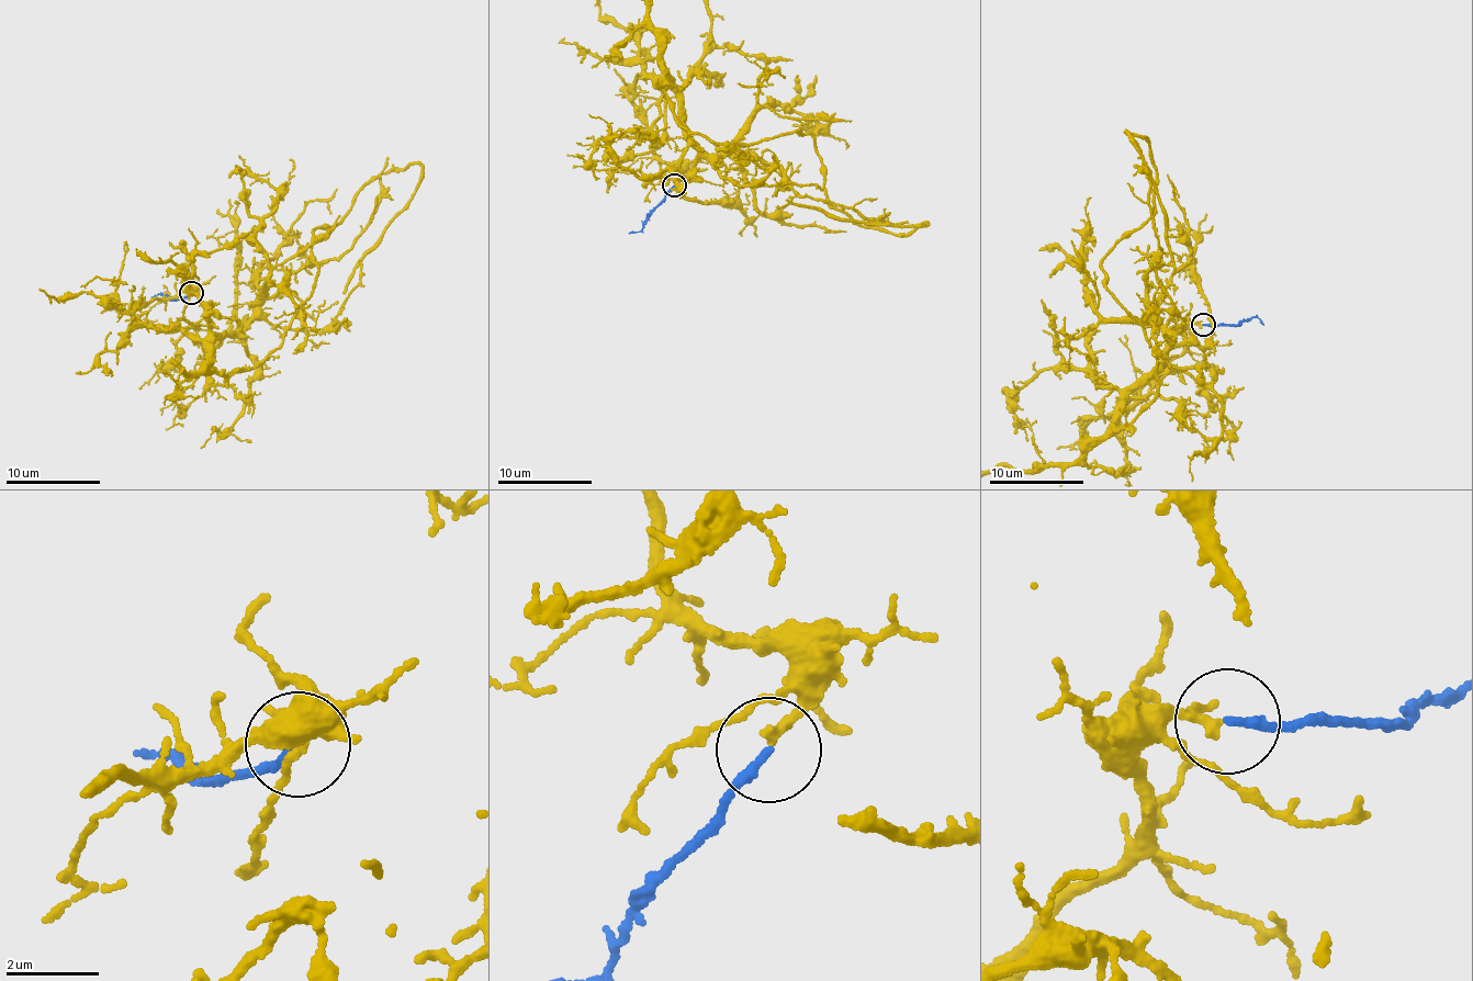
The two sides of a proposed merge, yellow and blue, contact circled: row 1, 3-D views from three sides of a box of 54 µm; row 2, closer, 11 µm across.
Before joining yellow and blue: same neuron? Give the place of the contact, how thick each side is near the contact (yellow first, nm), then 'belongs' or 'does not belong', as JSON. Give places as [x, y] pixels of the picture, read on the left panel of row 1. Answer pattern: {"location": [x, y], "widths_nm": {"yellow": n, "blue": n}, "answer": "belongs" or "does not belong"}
{"location": [191, 292], "widths_nm": {"yellow": 150, "blue": 200}, "answer": "belongs"}

